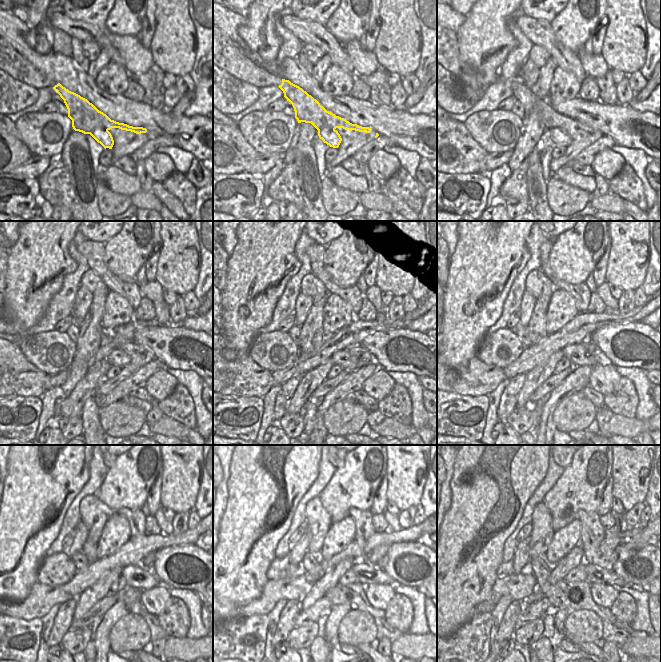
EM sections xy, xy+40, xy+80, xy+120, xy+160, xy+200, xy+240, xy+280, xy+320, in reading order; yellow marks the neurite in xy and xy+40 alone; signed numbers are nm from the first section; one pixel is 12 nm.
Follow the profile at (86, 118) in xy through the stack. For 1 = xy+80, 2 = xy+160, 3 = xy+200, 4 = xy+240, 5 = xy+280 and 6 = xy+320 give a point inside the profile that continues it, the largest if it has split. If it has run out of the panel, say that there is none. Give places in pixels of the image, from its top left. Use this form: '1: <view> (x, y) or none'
1: xy+80 (555, 123)
2: xy+160 (358, 355)
3: xy+200 (585, 353)
4: xy+240 (138, 576)
5: xy+280 (366, 573)
6: xy+320 (594, 574)

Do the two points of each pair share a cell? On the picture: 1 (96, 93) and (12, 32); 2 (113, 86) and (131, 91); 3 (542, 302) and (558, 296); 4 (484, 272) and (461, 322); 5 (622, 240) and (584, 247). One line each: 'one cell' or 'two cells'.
1: one cell
2: two cells
3: two cells
4: one cell
5: two cells

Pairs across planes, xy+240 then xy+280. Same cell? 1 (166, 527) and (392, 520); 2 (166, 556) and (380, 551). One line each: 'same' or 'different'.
1: same
2: different

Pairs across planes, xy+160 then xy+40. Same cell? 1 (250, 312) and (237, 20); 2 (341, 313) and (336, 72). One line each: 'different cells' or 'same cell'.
1: different cells
2: same cell

